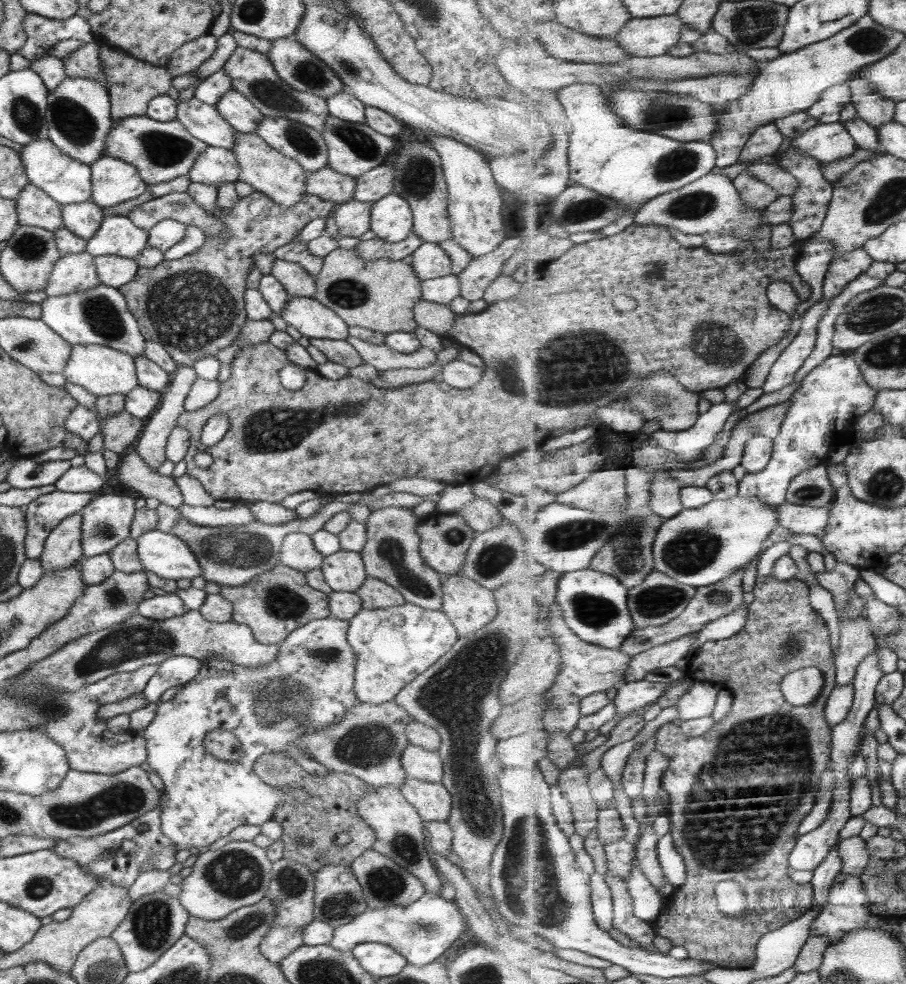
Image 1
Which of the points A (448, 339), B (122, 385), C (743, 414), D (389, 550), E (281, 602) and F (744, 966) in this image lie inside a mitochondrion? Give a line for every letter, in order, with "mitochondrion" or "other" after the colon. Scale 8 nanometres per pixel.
A: other
B: other
C: other
D: mitochondrion
E: mitochondrion
F: other

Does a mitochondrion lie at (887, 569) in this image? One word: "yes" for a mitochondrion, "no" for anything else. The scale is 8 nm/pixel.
no

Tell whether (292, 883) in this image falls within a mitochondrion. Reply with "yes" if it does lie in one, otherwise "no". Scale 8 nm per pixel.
yes

